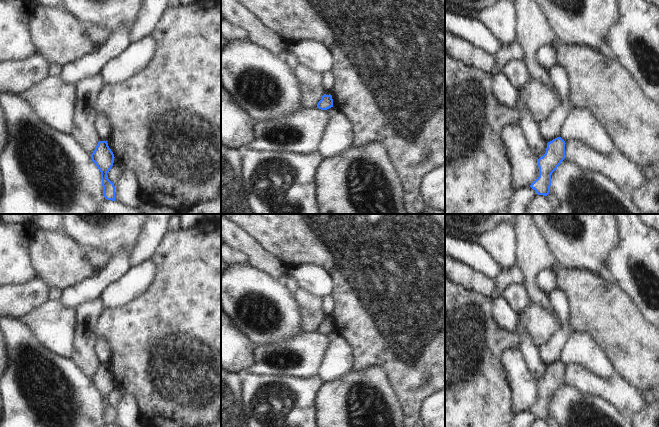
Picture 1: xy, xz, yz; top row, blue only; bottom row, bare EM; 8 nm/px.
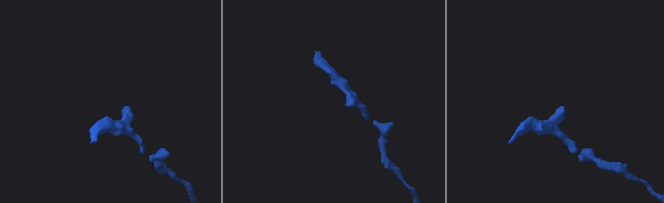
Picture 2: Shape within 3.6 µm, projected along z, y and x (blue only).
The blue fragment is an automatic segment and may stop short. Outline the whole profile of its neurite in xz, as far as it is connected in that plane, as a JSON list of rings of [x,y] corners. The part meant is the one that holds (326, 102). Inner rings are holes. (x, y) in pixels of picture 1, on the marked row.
[[[324,94],[321,98],[321,100],[317,104],[317,108],[321,110],[327,110],[329,108],[333,107],[333,99],[332,96]]]

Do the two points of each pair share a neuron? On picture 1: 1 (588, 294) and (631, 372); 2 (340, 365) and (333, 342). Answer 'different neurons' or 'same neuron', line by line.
1: same neuron
2: same neuron

